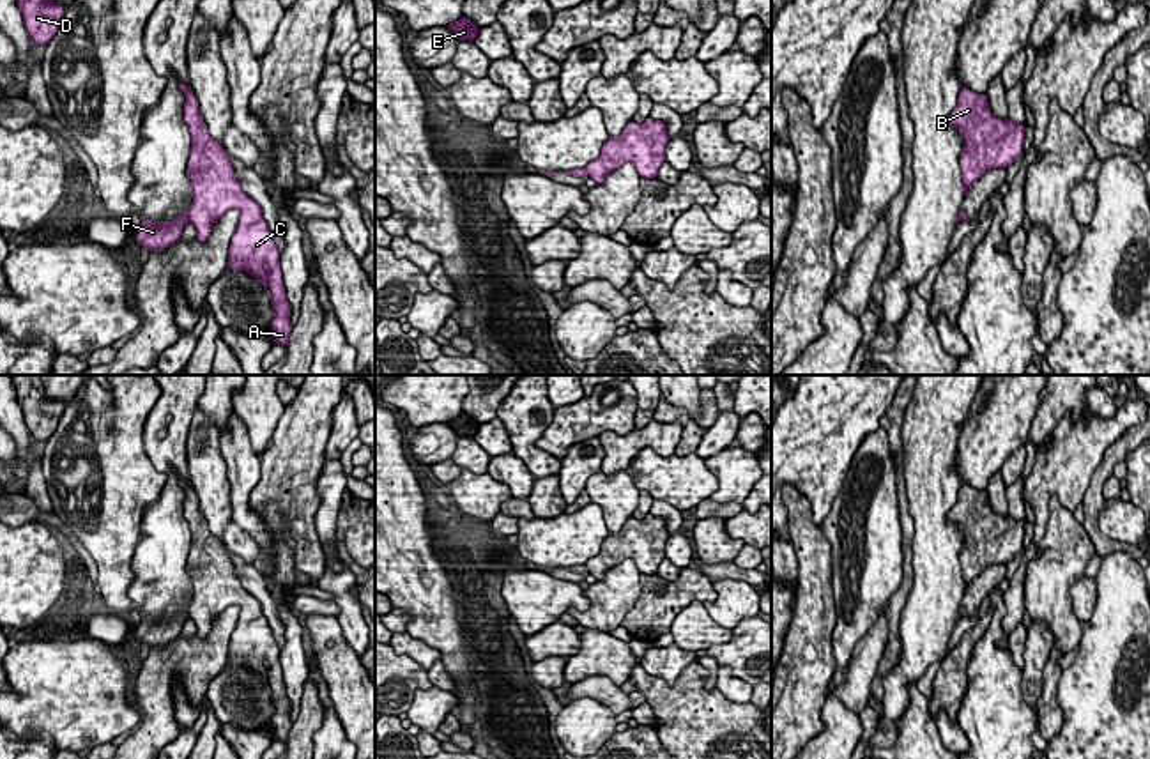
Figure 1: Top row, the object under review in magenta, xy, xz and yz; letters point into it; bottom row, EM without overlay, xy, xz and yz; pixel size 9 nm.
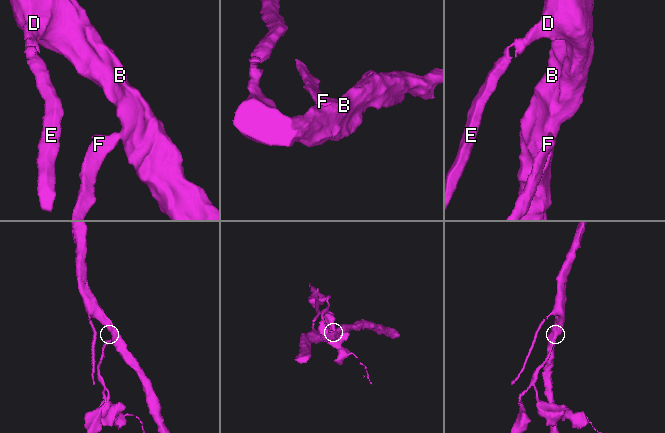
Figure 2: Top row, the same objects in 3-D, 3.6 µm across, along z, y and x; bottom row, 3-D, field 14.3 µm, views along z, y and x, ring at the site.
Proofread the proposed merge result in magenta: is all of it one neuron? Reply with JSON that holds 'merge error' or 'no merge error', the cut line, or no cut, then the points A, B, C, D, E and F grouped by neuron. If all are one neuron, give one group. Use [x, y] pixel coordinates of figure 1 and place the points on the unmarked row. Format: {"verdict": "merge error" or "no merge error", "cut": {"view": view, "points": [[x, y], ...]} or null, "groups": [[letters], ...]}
{"verdict": "merge error", "cut": {"view": "xy", "points": [[186, 609], [190, 616]]}, "groups": [["A", "B", "C", "D", "E"], ["F"]]}

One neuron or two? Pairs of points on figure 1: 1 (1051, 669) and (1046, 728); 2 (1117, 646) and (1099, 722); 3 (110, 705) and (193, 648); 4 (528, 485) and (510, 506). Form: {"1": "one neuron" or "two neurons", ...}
{"1": "one neuron", "2": "one neuron", "3": "two neurons", "4": "two neurons"}

